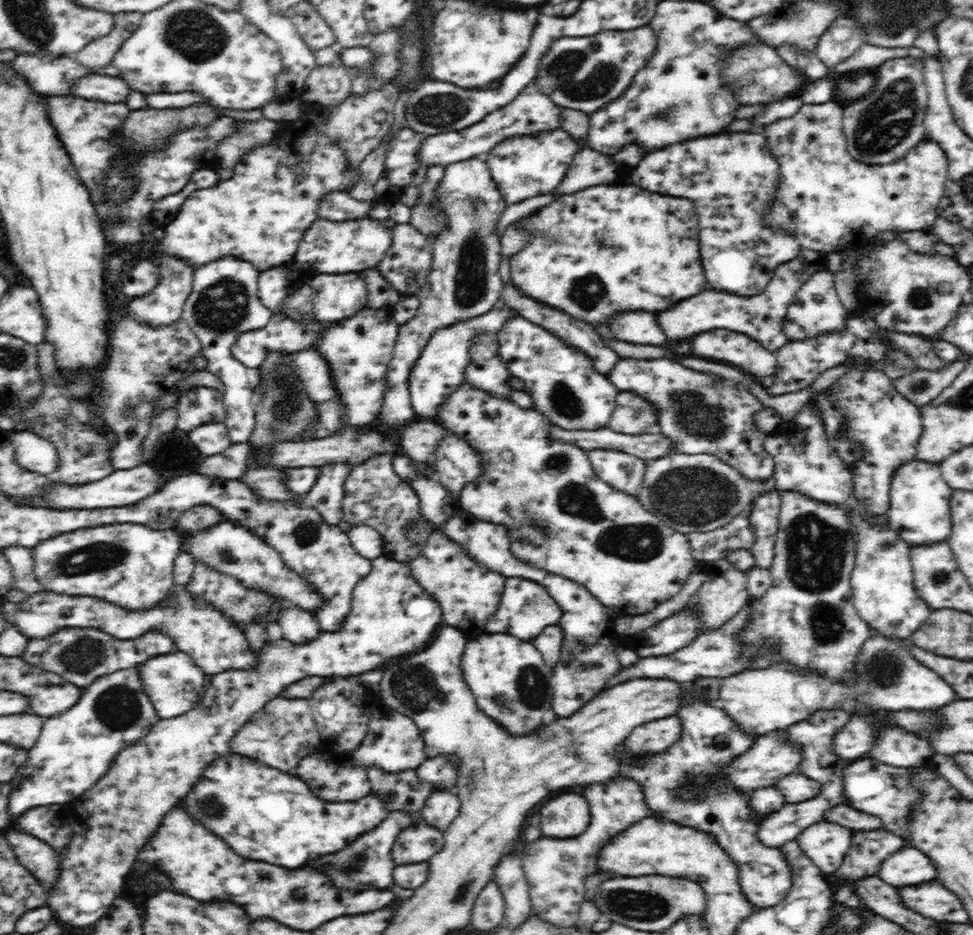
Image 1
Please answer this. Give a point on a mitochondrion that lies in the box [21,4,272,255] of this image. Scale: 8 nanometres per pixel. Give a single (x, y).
(194, 34)

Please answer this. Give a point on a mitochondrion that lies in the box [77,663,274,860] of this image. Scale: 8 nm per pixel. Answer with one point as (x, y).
(118, 708)

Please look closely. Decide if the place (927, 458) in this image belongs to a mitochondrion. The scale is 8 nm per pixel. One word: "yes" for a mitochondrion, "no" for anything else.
no

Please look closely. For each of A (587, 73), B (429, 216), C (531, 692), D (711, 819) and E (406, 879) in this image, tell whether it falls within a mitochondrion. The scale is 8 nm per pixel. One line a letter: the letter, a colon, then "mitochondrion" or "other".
A: mitochondrion
B: mitochondrion
C: mitochondrion
D: other
E: other

